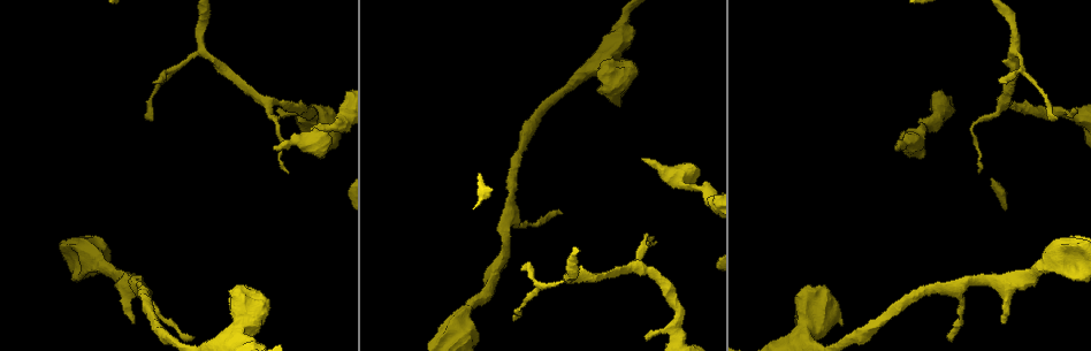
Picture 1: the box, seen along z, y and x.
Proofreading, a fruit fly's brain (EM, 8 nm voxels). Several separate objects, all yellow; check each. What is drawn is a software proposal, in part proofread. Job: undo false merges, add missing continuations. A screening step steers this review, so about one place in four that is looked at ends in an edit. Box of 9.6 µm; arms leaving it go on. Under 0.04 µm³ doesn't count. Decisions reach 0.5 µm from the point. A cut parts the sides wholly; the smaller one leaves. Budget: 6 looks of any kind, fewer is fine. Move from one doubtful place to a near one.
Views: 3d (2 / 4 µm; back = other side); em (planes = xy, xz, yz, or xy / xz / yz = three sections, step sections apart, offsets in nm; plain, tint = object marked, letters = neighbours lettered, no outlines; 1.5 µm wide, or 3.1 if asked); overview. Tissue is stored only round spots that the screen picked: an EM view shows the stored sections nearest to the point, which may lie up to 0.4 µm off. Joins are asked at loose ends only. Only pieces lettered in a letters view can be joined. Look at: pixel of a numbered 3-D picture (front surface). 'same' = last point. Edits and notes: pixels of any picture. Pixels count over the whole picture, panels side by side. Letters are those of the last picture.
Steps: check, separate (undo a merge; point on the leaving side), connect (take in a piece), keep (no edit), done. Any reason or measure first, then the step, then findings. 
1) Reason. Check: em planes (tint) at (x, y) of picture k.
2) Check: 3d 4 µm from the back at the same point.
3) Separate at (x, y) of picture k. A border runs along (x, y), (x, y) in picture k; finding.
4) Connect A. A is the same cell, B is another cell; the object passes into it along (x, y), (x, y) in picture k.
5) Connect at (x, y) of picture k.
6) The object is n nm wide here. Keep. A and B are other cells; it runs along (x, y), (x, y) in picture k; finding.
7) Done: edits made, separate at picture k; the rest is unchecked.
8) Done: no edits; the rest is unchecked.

An open end. Check: em planes (letters) at (273, 146) of picture 1.

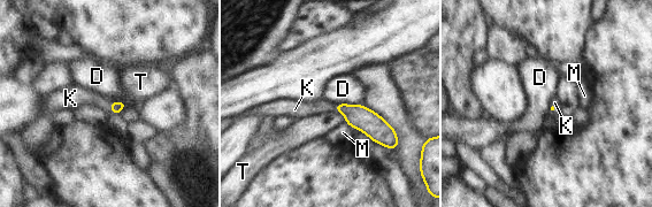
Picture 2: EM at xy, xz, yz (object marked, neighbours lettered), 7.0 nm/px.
Connect K. K is the same cell, D, M and T are other cells; the object passes into it along (116, 107), (109, 106), (75, 97) in picture 2; it goes on there.

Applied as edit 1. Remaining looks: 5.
Check: overview.

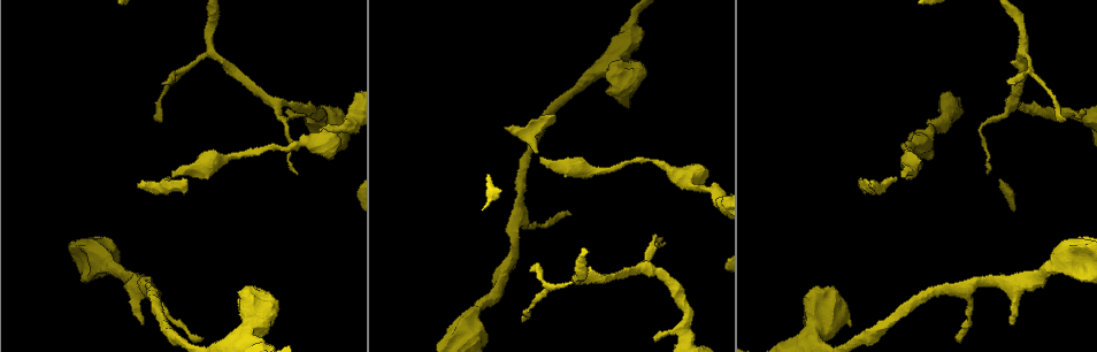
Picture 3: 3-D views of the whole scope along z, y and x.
Check: 3d 2 µm at (656, 337) of picture 3.

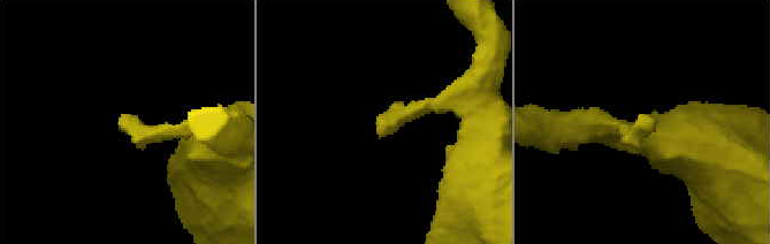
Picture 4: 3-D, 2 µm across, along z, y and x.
Shape alone is not enough. Check: em planes (letters) at (382, 119) of picture 4.

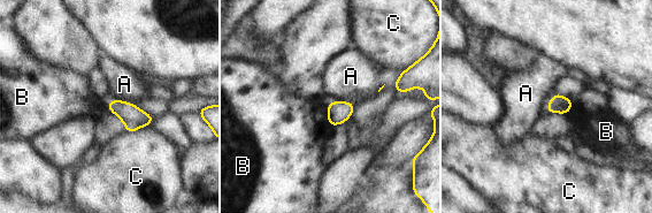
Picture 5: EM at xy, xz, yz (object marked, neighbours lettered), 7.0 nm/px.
Keep. A, B and C are other cells; a border runs along (107, 101), (124, 100), (136, 106) in picture 5; no lettered piece goes on from it.

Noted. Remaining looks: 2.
Free end. Check: 3d 2 µm at (1011, 322) of picture 3.

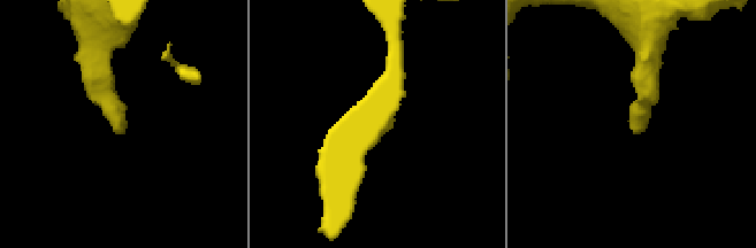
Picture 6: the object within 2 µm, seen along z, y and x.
Check: em planes (letters) at (119, 131) of picture 6.

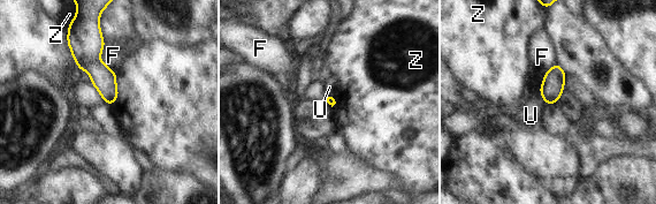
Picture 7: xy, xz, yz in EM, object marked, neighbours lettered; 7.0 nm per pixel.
Keep. F, U and Z are other cells; none of them fits.

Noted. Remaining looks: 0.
Done: edits made, connect at picture 2; the rest is unchecked.

